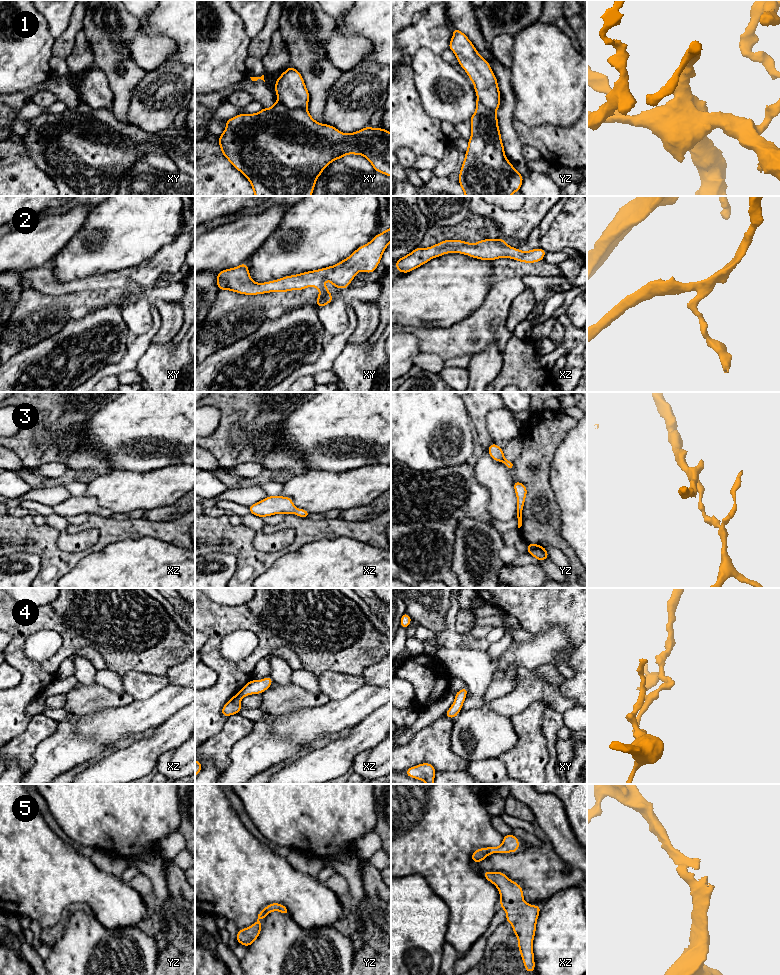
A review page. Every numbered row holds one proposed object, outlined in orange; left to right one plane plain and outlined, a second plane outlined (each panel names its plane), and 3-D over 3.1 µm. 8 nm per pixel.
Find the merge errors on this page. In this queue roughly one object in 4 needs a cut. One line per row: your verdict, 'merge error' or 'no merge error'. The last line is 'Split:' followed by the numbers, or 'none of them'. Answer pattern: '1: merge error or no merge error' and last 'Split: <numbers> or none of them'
1: no merge error
2: no merge error
3: no merge error
4: merge error
5: no merge error
Split: 4

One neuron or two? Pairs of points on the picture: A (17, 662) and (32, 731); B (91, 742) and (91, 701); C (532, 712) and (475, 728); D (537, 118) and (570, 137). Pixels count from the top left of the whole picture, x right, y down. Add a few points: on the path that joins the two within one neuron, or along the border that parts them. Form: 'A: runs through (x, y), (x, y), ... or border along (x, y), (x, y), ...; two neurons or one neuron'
A: border along (31, 717), (27, 727), (14, 737); two neurons
B: border along (114, 708), (85, 714), (74, 714), (68, 710); two neurons
C: border along (509, 718), (517, 740); two neurons
D: border along (524, 124), (572, 124); two neurons

